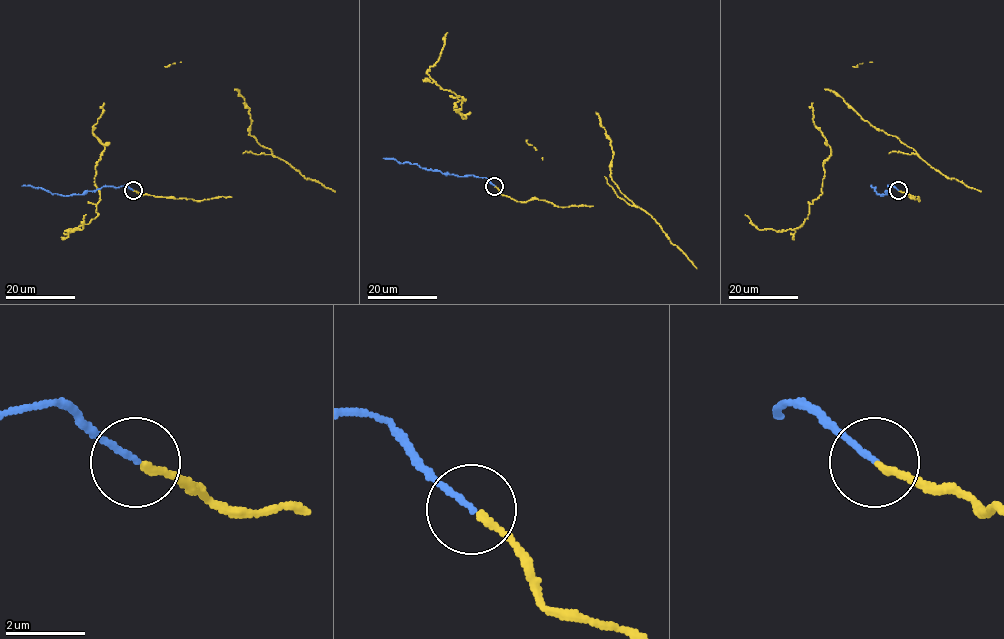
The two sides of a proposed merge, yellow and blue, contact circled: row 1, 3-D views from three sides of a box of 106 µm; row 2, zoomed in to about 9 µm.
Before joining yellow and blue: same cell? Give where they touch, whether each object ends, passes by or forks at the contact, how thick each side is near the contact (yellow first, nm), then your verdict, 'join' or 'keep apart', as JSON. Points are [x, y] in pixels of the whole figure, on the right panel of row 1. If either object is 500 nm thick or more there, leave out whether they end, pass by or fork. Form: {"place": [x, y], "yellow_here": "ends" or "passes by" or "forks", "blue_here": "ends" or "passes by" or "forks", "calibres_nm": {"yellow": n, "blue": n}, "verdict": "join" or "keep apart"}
{"place": [898, 190], "yellow_here": "ends", "blue_here": "ends", "calibres_nm": {"yellow": 160, "blue": 140}, "verdict": "join"}

